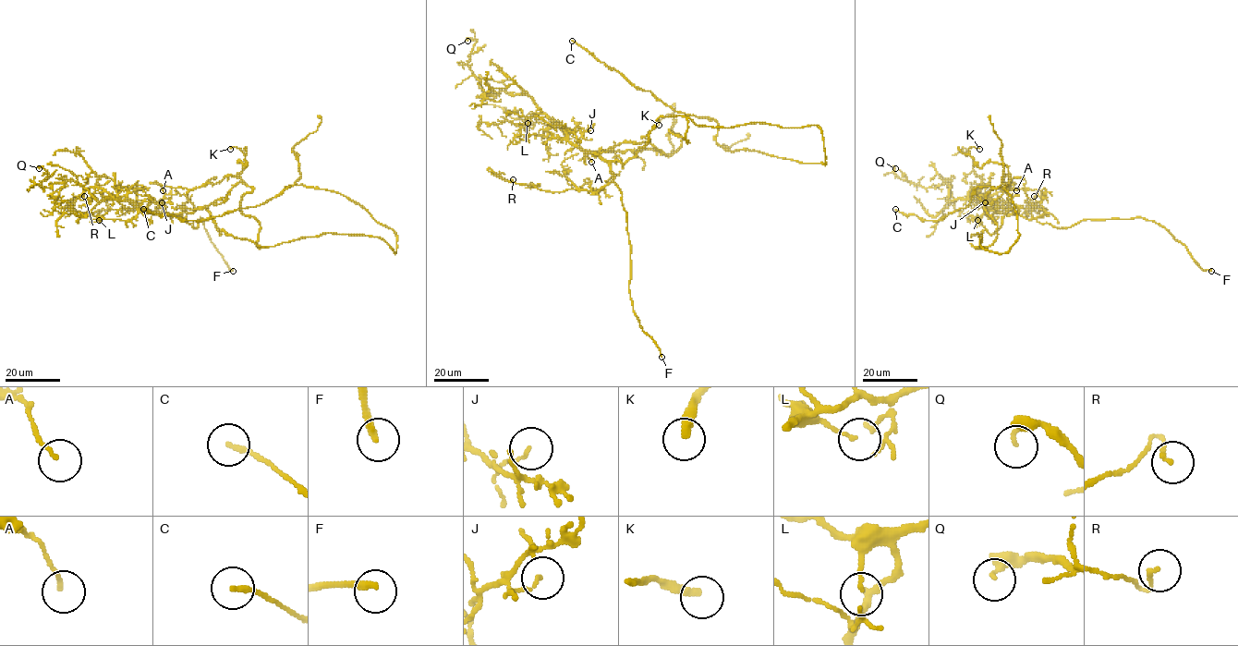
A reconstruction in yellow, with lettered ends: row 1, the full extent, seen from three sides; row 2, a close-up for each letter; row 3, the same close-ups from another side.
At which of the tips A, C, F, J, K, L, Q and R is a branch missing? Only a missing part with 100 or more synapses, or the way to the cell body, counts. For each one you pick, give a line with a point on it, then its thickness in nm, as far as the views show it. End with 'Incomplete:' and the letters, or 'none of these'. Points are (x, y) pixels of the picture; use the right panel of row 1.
F: Place: (1211, 271). Thickness 240 nm
Incomplete: F

